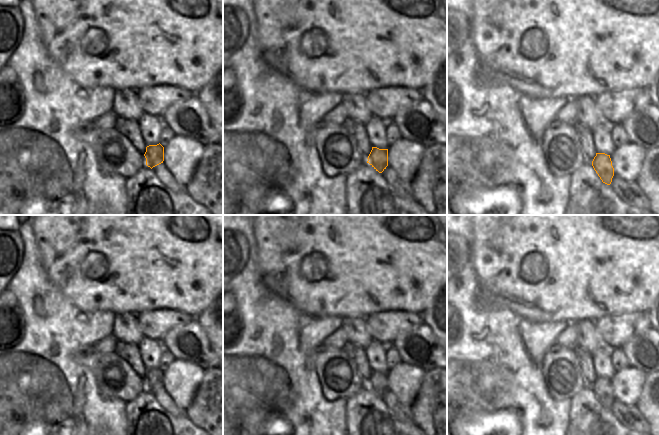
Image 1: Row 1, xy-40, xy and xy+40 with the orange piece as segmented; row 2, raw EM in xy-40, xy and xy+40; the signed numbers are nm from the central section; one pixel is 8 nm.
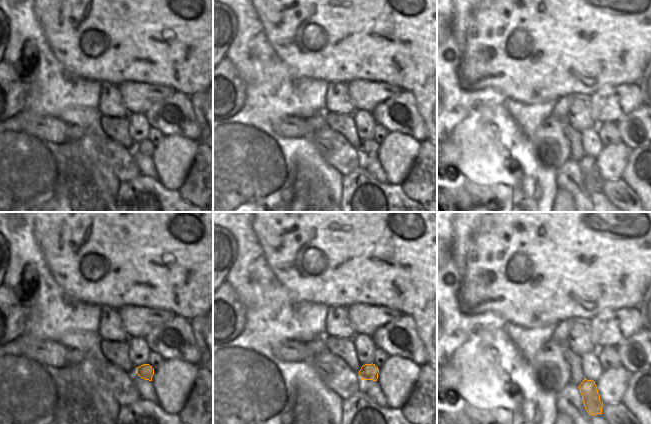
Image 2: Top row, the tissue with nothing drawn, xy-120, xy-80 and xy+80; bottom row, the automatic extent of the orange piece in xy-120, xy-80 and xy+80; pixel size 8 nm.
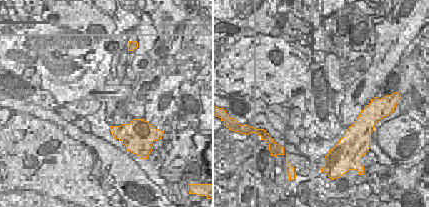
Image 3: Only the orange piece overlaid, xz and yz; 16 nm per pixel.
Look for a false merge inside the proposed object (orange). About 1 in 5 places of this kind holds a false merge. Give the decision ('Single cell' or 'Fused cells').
Fused cells.

